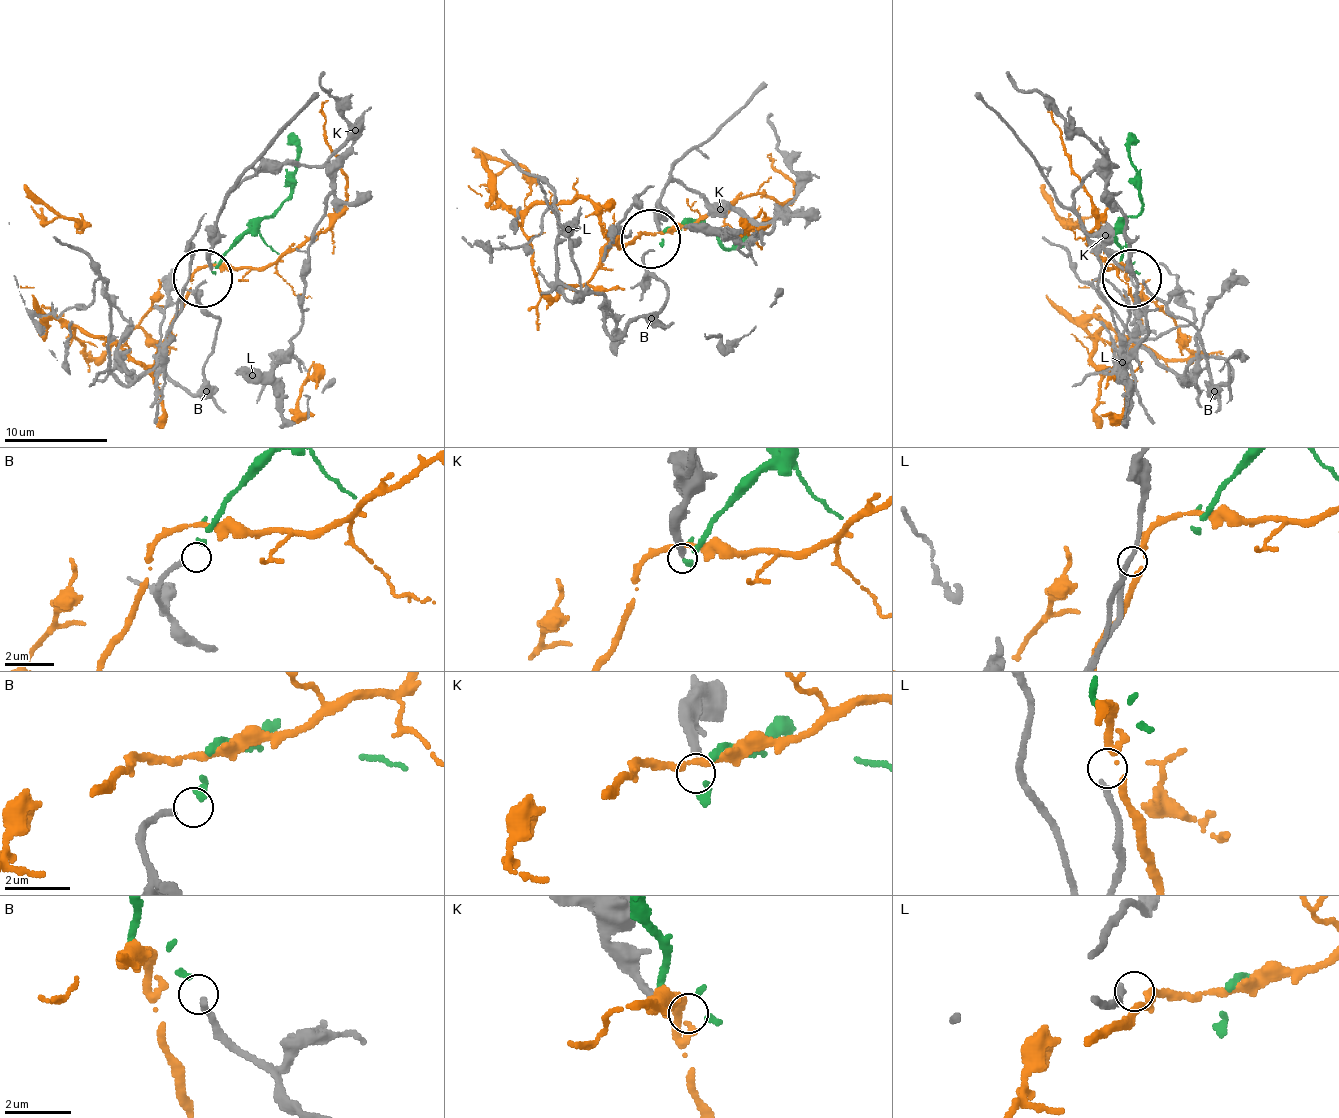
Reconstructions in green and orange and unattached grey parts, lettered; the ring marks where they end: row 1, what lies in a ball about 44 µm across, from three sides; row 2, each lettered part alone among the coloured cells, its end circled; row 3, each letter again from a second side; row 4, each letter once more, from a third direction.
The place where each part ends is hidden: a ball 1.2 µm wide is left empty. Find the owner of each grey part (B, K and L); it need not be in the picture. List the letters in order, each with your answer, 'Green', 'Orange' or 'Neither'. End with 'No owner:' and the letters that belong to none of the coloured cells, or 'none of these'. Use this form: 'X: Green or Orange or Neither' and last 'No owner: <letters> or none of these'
B: Green
K: Neither
L: Neither
No owner: K, L

